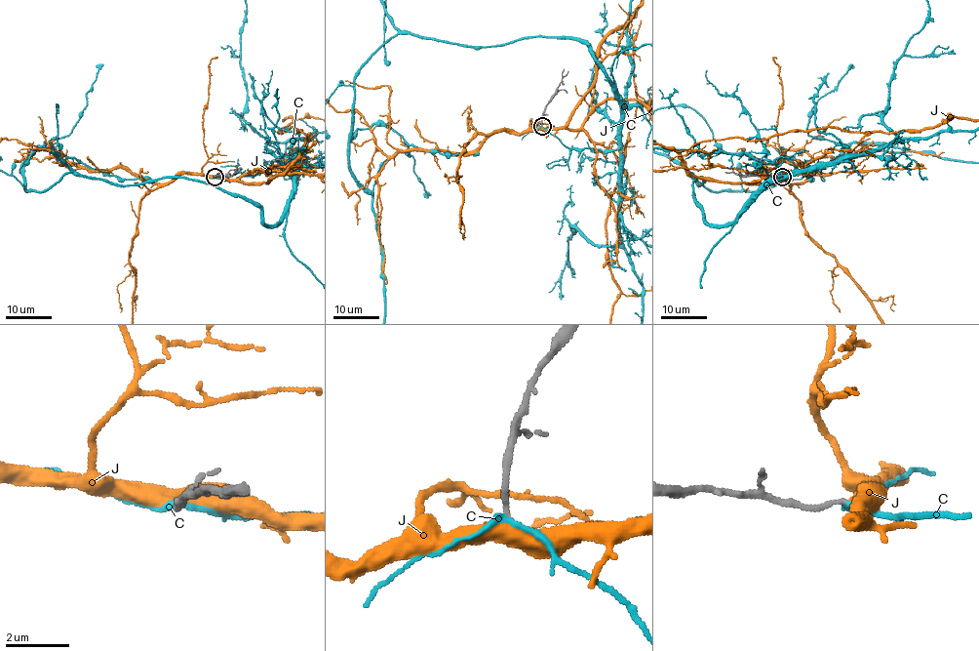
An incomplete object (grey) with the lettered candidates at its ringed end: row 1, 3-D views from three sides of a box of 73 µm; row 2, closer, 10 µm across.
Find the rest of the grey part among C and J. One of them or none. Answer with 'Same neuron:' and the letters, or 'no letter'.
Same neuron: J

